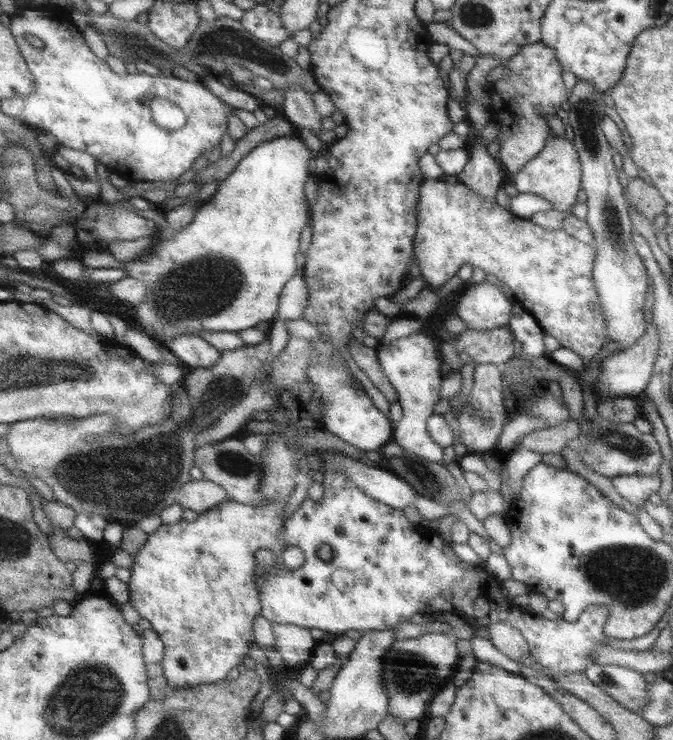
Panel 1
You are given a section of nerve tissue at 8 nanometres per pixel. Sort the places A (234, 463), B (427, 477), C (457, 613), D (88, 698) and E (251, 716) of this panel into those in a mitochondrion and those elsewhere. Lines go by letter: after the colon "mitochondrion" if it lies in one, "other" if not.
A: mitochondrion
B: mitochondrion
C: other
D: mitochondrion
E: other

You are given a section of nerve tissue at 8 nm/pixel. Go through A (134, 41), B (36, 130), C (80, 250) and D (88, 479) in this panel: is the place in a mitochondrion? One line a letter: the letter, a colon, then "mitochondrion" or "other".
A: mitochondrion
B: other
C: other
D: mitochondrion

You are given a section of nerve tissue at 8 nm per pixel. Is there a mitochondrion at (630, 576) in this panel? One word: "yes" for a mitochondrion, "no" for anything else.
yes

